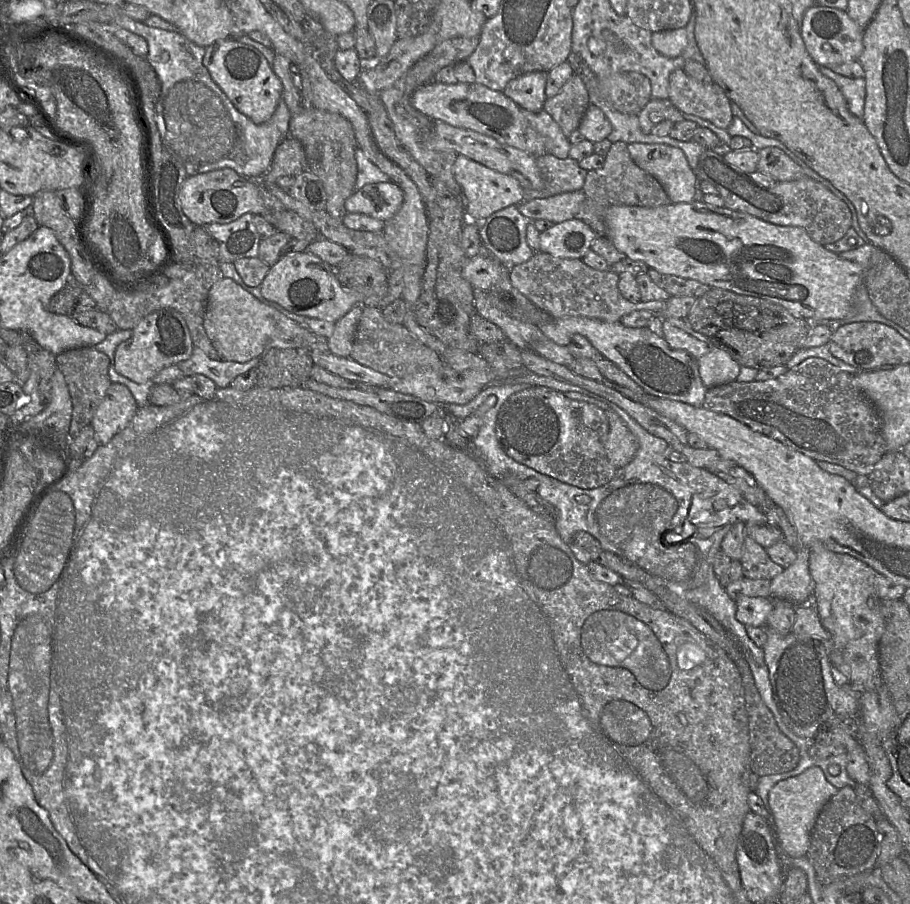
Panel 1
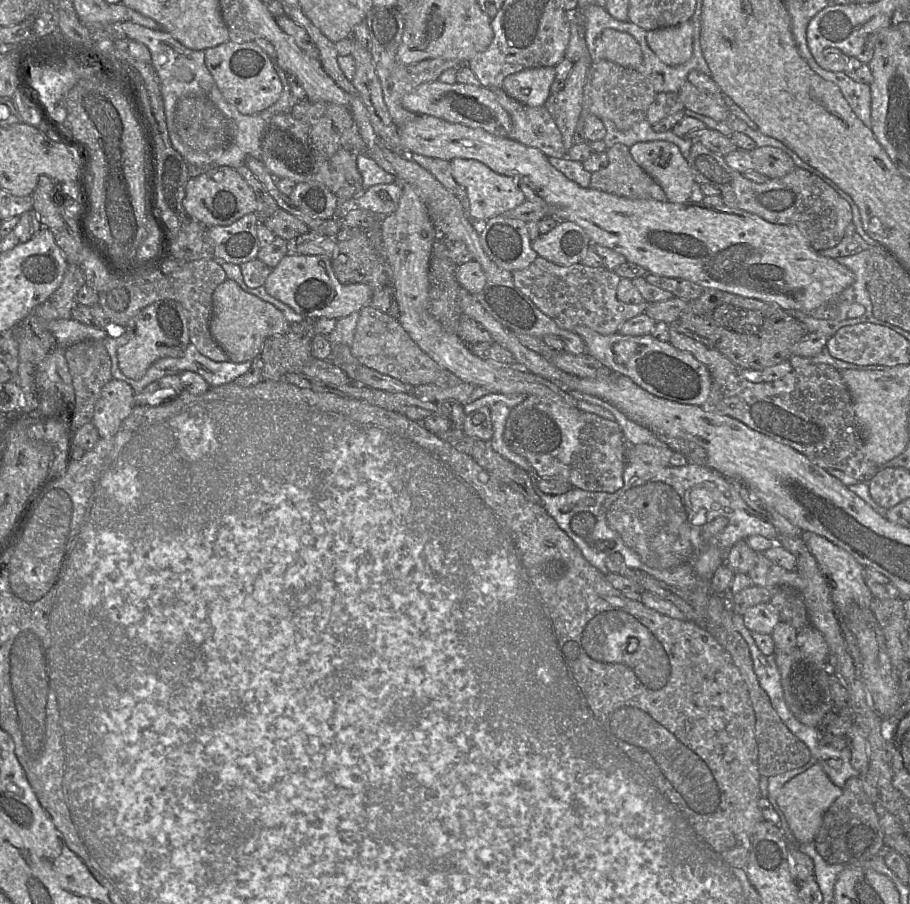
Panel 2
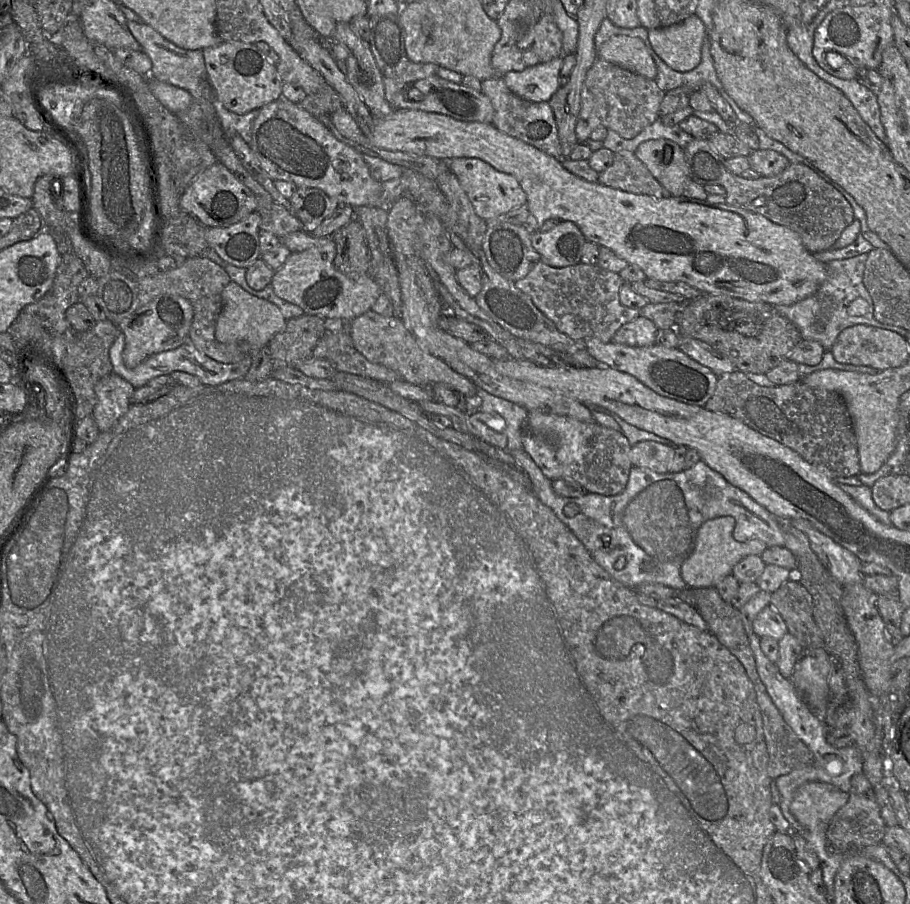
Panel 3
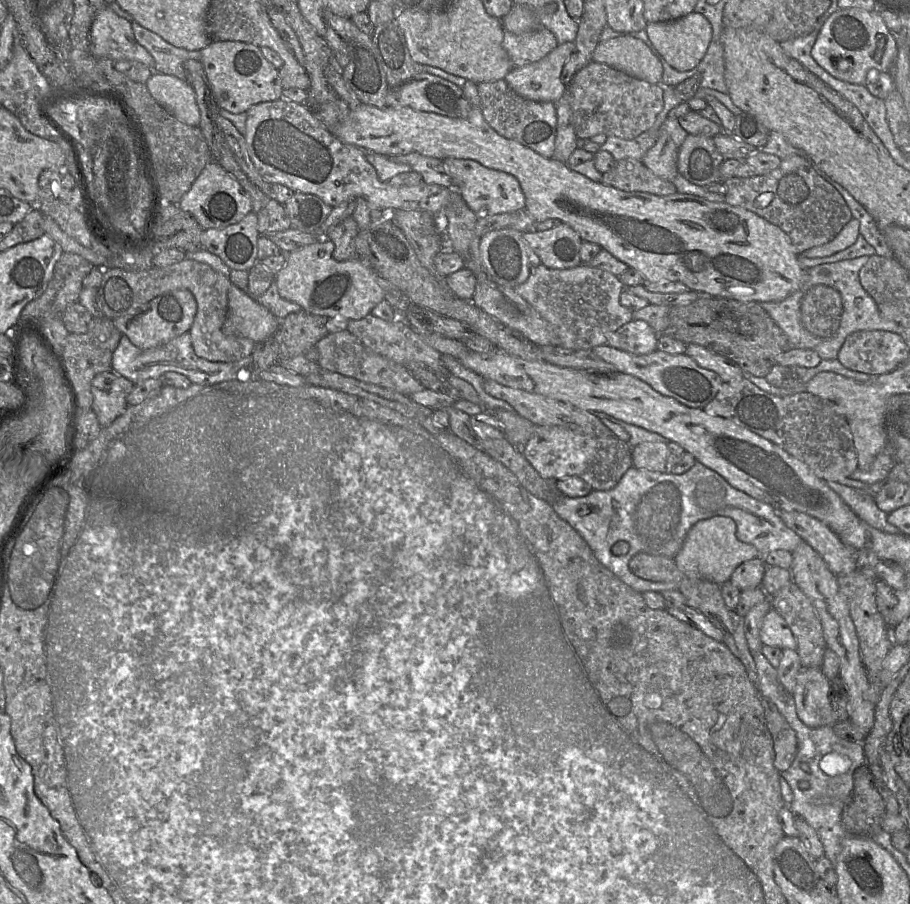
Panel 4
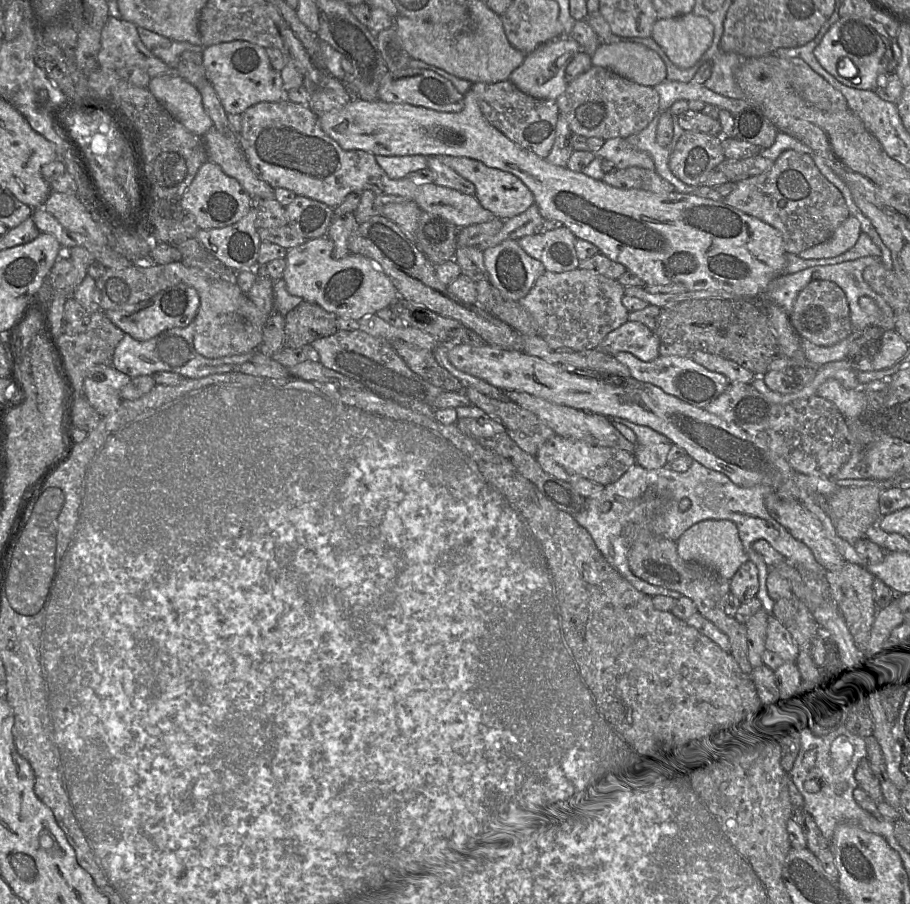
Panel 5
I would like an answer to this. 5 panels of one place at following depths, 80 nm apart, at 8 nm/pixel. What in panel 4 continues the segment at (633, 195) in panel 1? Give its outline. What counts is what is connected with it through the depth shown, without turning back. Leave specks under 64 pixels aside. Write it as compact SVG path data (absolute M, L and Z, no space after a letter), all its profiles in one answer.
M626 158L602 175L602 183L623 191L647 192L667 196L677 192L671 181L655 175L641 160Z

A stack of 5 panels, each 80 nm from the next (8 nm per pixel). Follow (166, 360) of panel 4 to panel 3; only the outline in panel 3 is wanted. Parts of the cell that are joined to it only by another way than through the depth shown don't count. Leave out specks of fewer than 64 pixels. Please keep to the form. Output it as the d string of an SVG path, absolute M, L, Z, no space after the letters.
M119 332L117 338L109 349L109 358L112 364L112 372L128 381L135 389L144 386L148 381L157 376L170 375L173 372L186 372L196 376L202 385L217 386L228 381L244 378L252 363L251 357L246 357L237 363L217 362L199 352L195 348L191 339L187 336L187 338L179 347L153 354L140 363L137 367L129 369L124 365L122 359L124 346L125 336L122 332Z

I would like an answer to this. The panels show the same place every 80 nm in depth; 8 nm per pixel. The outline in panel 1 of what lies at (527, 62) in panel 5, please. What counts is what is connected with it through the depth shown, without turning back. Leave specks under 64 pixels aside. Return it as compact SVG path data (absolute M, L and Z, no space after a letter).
M534 71L520 75L506 85L503 93L524 111L538 112L546 100L548 72Z

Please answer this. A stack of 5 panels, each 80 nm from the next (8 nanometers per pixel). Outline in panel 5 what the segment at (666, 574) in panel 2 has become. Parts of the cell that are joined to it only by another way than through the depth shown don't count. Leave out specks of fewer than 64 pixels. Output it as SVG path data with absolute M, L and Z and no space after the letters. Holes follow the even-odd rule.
M694 460L690 468L683 473L675 472L669 469L668 466L660 469L646 469L636 463L632 465L617 481L605 486L604 491L599 497L585 498L586 502L583 511L572 516L578 524L589 532L597 548L608 563L638 591L651 597L665 595L676 600L682 596L679 592L662 586L652 585L637 577L630 569L628 551L632 543L637 539L640 530L648 530L654 535L672 541L678 541L686 530L698 522L704 520L730 520L735 523L738 528L739 537L743 548L749 557L749 561L754 563L758 568L759 590L756 597L761 601L762 608L768 612L769 615L772 615L776 601L770 597L767 589L767 578L772 567L768 566L762 557L753 550L752 545L755 541L766 540L775 550L786 558L787 562L799 565L818 577L825 577L827 570L817 562L812 551L806 544L797 540L783 525L768 513L765 506L765 499L771 492L773 492L773 489L764 485L757 485L748 488L738 486L726 475L709 469L696 460ZM683 499L688 499L691 502L690 507L686 511L681 511L679 508L679 503Z

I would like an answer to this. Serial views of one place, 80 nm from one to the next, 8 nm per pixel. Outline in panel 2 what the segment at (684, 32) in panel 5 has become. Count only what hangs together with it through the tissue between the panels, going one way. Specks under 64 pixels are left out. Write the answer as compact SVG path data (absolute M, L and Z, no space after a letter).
M688 20L676 26L649 30L646 40L663 63L669 66L681 65L693 53L693 24Z

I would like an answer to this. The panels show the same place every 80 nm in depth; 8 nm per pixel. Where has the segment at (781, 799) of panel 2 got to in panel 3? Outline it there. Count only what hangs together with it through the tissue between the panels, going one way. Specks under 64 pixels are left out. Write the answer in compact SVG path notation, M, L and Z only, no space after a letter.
M807 782L794 793L790 804L790 812L796 821L806 830L814 830L820 824L828 824L834 814L849 799L849 793L842 792L834 786L823 782Z

